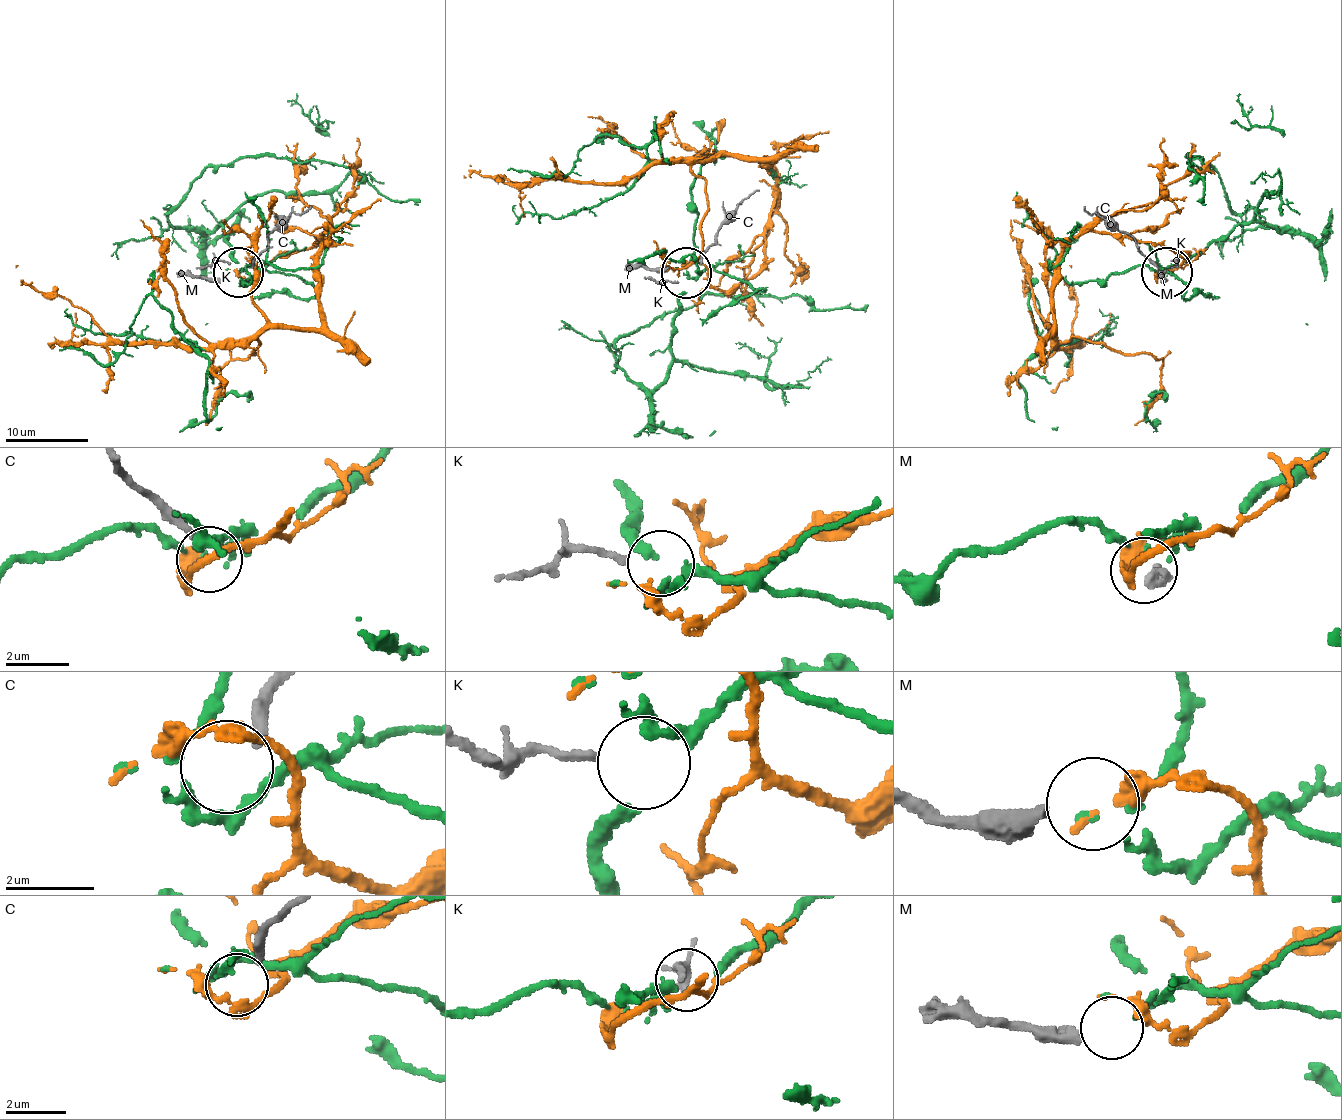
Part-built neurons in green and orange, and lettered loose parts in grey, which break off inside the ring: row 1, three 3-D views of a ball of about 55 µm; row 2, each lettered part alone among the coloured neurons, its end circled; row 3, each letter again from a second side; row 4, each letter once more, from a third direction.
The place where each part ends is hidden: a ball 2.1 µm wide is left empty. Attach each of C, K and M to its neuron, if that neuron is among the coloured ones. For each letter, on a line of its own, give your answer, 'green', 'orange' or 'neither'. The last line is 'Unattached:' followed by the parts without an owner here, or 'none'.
C: neither
K: neither
M: orange
Unattached: C, K

